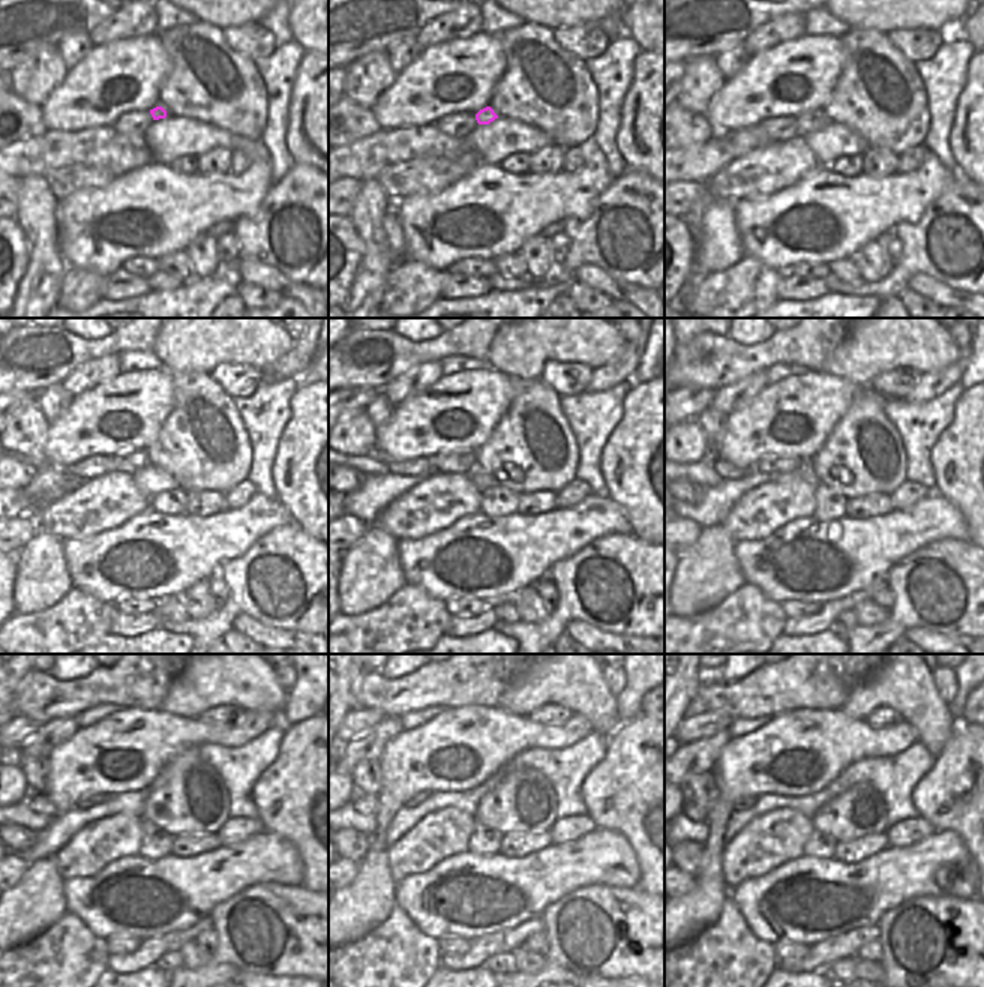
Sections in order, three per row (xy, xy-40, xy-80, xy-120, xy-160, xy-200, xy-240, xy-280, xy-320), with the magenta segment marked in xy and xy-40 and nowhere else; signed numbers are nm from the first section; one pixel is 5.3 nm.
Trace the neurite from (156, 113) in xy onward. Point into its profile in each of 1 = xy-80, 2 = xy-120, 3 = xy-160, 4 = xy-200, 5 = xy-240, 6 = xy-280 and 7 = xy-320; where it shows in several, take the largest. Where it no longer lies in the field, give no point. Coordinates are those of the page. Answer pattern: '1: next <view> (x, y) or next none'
1: next xy-80 (810, 122)
2: next xy-120 (131, 461)
3: next xy-160 (462, 462)
4: next xy-200 (786, 465)
5: next xy-240 (90, 800)
6: next xy-280 (416, 800)
7: next xy-320 (744, 803)

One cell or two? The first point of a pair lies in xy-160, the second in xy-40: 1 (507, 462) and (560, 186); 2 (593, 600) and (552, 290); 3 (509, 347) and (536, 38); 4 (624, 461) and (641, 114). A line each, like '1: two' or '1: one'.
1: two
2: two
3: two
4: one

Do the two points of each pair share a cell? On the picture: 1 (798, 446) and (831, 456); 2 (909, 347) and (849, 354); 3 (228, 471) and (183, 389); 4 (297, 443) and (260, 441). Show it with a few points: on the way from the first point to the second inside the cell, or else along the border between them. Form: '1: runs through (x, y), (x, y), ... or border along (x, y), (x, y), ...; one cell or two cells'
1: border along (836, 422), (824, 444), (807, 461); two cells
2: runs through (894, 347), (870, 347), (864, 353); one cell
3: runs through (206, 456), (194, 438), (185, 411); one cell
4: border along (290, 408), (290, 417), (278, 441), (270, 476); two cells

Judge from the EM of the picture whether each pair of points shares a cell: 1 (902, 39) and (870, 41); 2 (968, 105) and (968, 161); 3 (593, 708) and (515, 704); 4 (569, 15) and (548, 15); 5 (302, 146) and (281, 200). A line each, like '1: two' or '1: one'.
1: two
2: one
3: one
4: one
5: two

